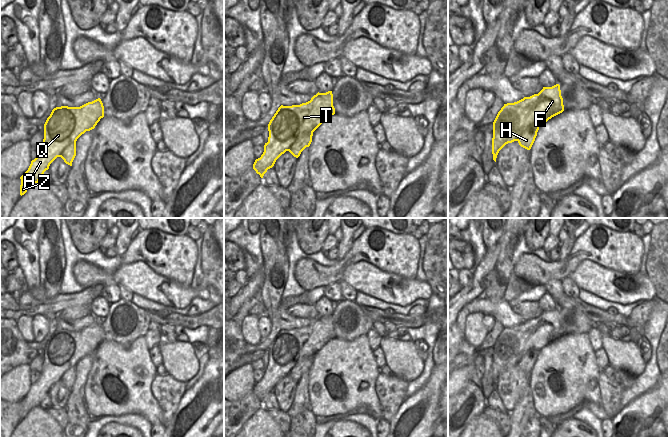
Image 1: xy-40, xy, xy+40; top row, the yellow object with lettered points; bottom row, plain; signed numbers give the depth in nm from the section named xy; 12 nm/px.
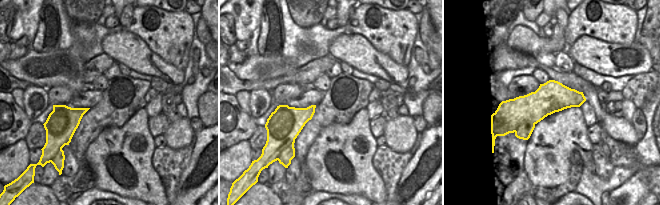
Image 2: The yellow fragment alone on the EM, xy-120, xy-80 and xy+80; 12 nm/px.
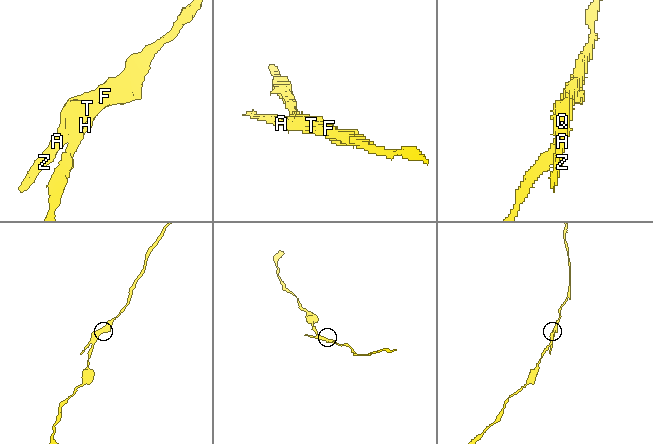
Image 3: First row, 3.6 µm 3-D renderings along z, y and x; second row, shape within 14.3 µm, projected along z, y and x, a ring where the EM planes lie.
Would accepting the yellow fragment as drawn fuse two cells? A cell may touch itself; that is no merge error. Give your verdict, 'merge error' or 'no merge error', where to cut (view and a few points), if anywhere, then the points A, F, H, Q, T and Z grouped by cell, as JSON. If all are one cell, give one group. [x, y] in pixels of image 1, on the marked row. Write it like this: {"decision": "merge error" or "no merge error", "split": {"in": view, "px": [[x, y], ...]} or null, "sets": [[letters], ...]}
{"decision": "merge error", "split": {"in": "xy", "px": [[312, 132], [302, 134], [287, 150]]}, "sets": [["A", "F", "Q", "T", "Z"], ["H"]]}

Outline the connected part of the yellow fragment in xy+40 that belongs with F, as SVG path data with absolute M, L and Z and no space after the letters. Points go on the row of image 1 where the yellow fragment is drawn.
M559 84L543 87L538 94L504 104L493 122L493 160L496 162L499 151L506 144L517 141L528 126L540 127L563 111L563 98Z

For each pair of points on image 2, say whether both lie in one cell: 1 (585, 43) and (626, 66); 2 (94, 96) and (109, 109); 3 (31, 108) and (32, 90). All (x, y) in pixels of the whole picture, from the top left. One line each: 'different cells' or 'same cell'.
1: same cell
2: different cells
3: same cell

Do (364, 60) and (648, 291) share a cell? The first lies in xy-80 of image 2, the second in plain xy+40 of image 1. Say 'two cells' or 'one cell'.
one cell

